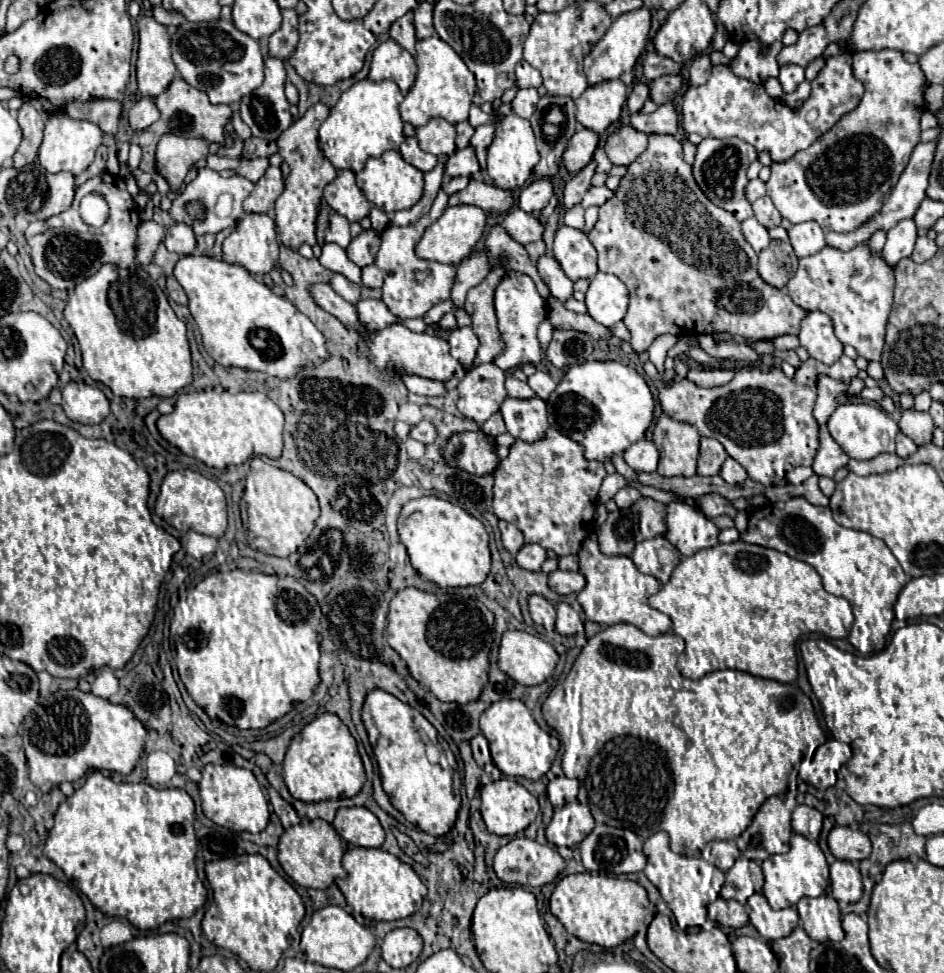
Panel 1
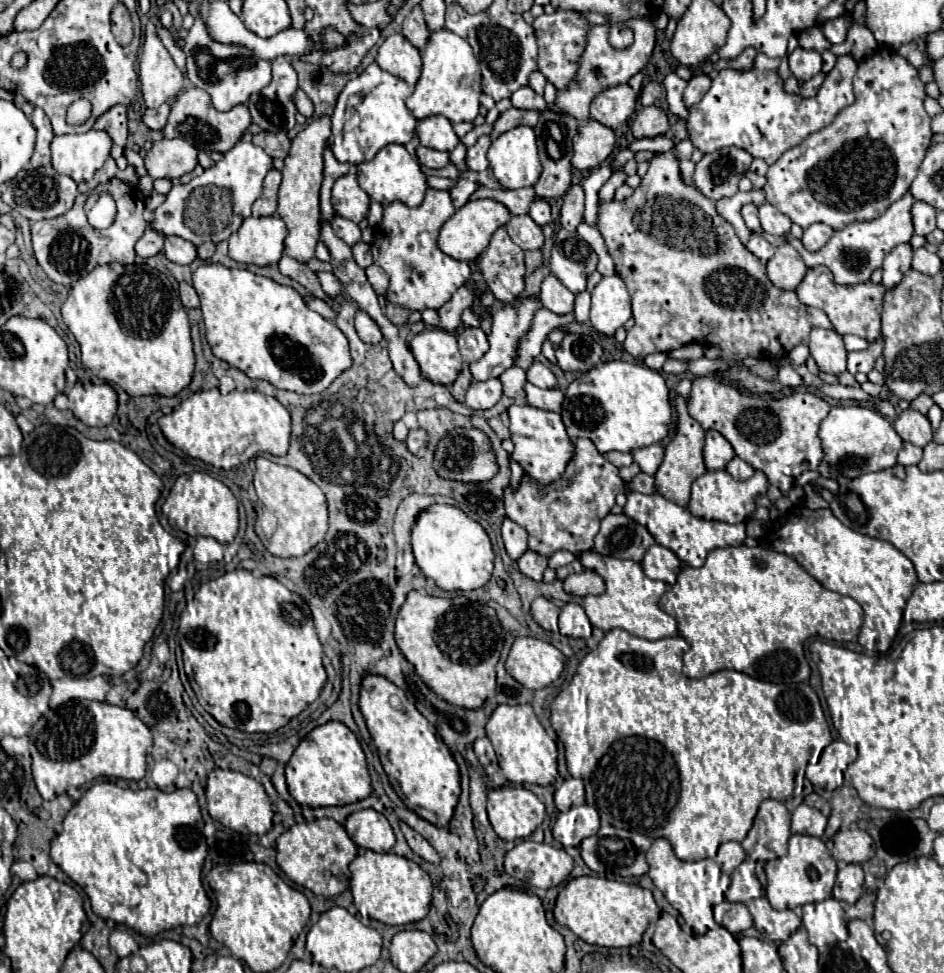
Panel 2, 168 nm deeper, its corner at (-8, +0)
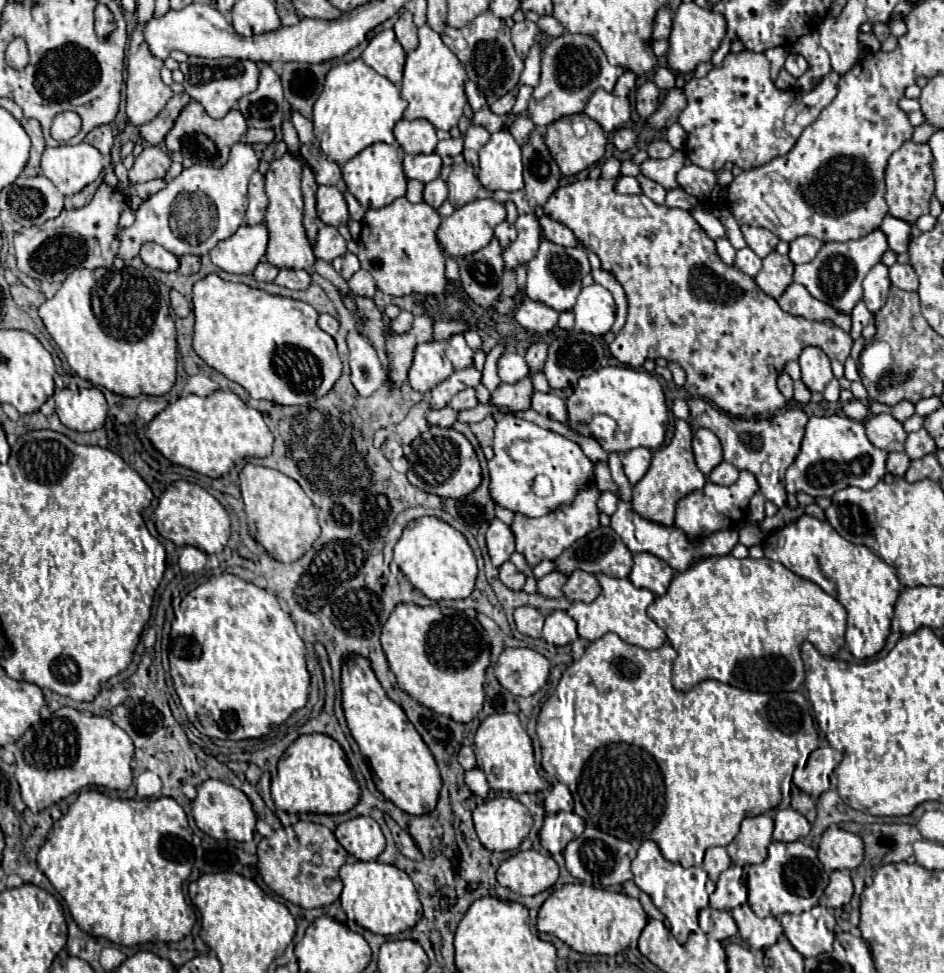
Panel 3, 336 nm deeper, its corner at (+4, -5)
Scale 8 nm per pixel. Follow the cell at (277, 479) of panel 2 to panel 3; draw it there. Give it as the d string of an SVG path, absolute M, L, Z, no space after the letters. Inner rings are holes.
M247 463L240 473L240 491L248 519L256 523L256 541L282 563L300 559L320 535L312 499L288 475L268 467Z

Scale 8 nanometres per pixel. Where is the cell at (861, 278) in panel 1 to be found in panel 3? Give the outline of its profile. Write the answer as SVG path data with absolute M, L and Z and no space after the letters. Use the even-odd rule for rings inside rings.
M792 283L784 295L778 299L778 305L792 315L802 315L806 319L812 321L820 321L820 323L832 323L836 327L840 327L842 331L850 333L852 329L852 317L848 313L842 313L840 309L818 301L810 295L810 291L800 285L800 283Z

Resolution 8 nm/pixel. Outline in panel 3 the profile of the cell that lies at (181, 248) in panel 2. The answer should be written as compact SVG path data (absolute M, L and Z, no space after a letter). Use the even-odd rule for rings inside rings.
M146 243L140 249L140 257L142 261L152 267L152 269L160 269L160 271L178 271L178 257L172 255L170 251L166 251L162 245L158 243Z

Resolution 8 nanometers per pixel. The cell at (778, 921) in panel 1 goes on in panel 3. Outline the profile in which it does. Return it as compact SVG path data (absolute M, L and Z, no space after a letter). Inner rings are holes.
M746 903L740 905L740 907L736 907L736 909L732 909L732 917L736 919L738 933L742 935L742 939L752 949L770 947L782 935L782 925L780 925L780 921L776 917L760 919L760 917L754 915L754 911L750 909L750 905L746 905Z

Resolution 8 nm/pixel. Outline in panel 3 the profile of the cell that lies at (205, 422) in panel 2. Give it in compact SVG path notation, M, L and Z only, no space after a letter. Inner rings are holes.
M216 391L210 397L188 395L170 403L146 427L146 437L172 463L208 477L222 477L240 459L268 457L274 435L258 409L248 407L236 393Z

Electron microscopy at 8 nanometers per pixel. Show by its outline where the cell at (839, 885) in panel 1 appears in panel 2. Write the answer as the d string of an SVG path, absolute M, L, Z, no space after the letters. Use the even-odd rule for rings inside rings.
M840 864L836 880L836 898L854 904L864 894L864 872L860 864Z

